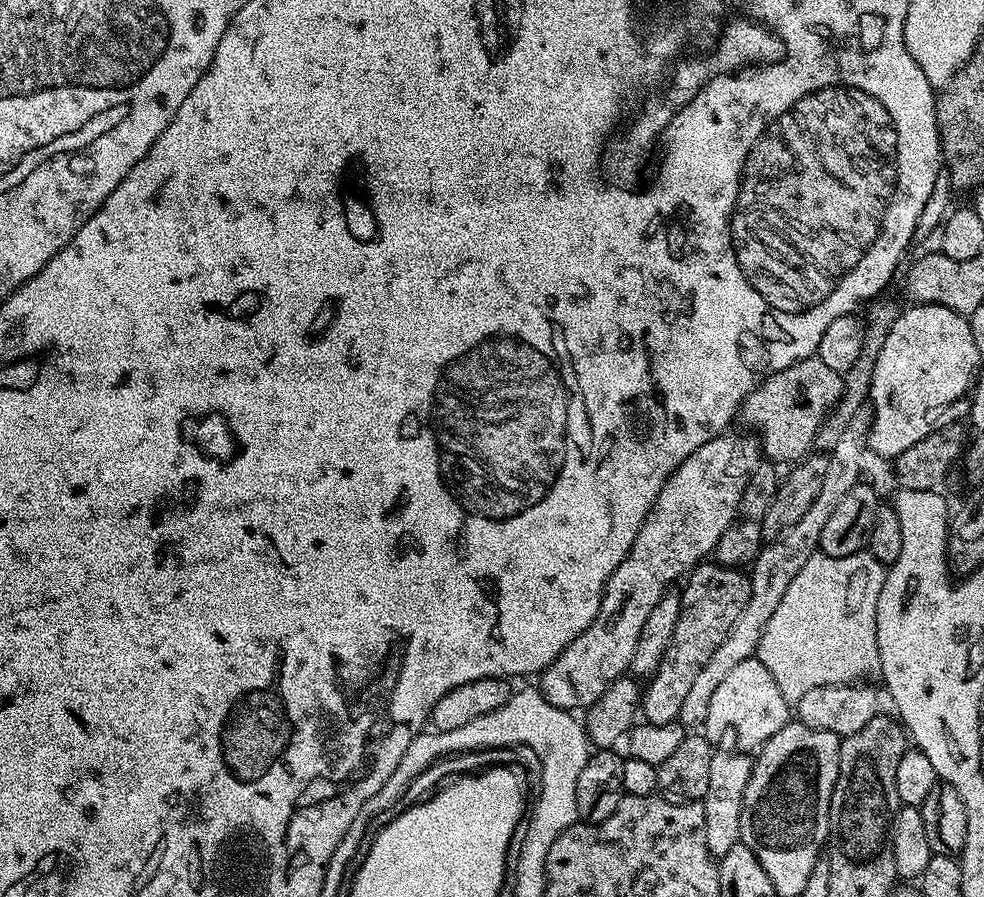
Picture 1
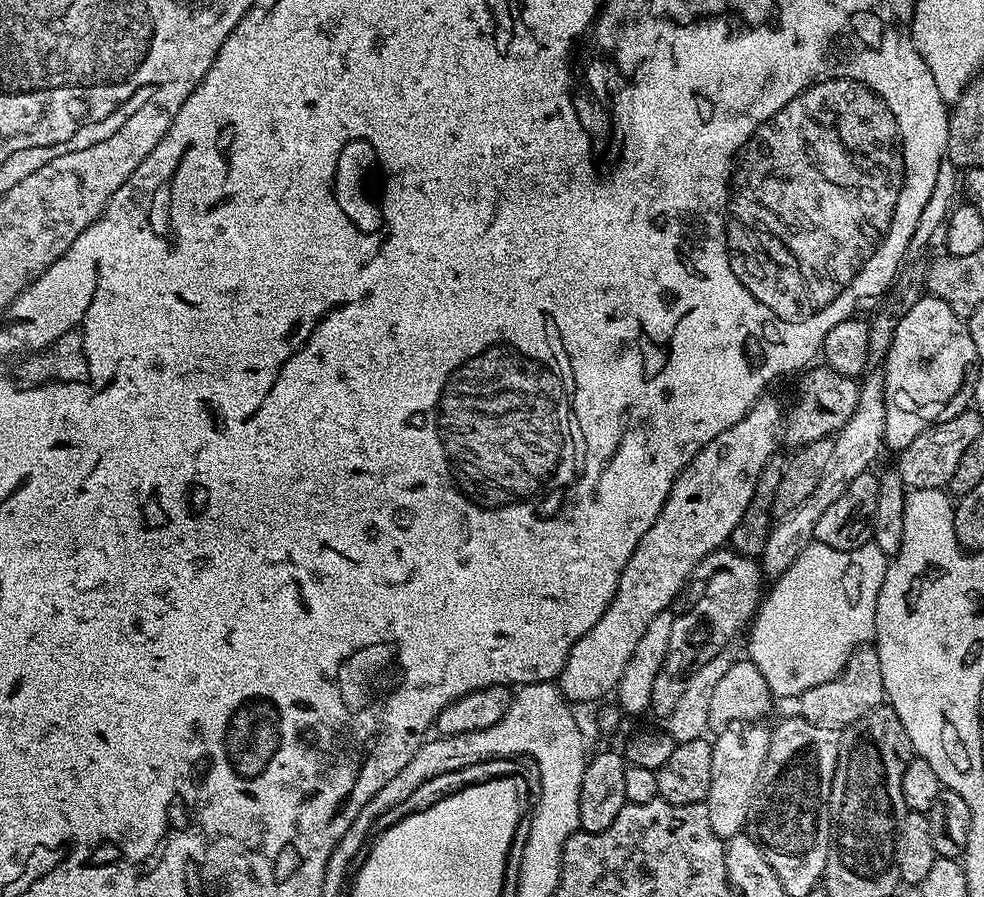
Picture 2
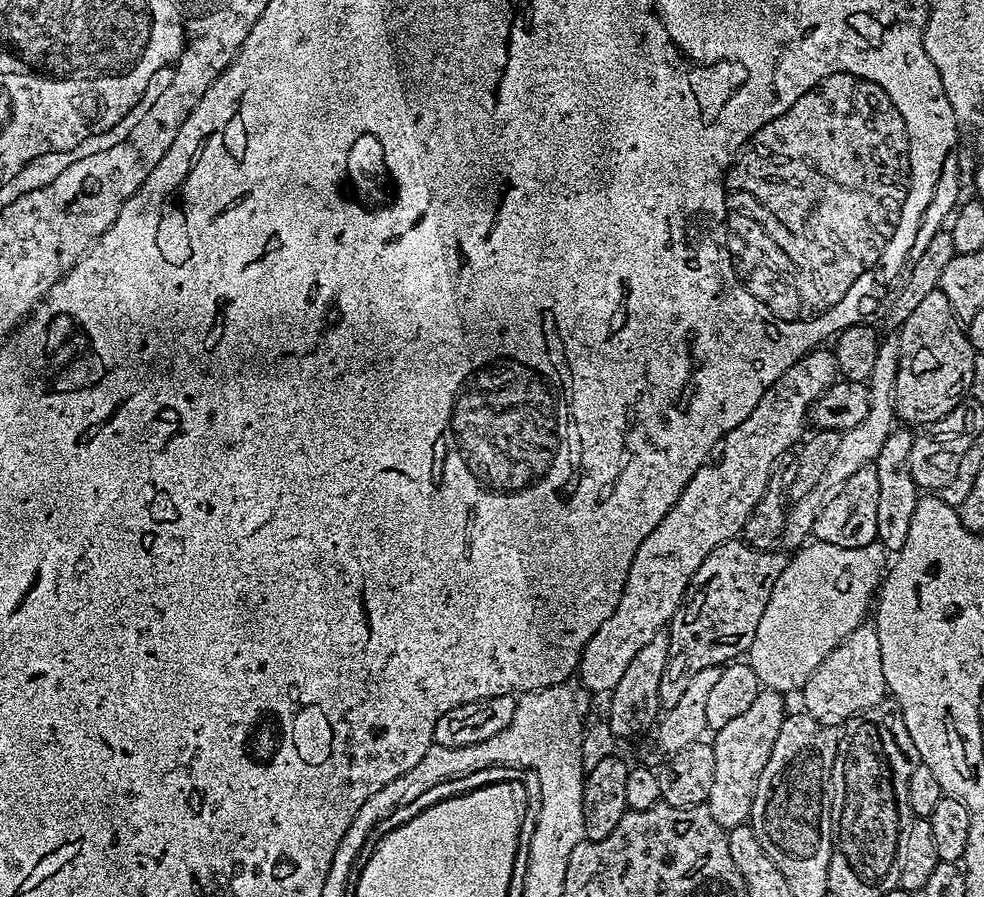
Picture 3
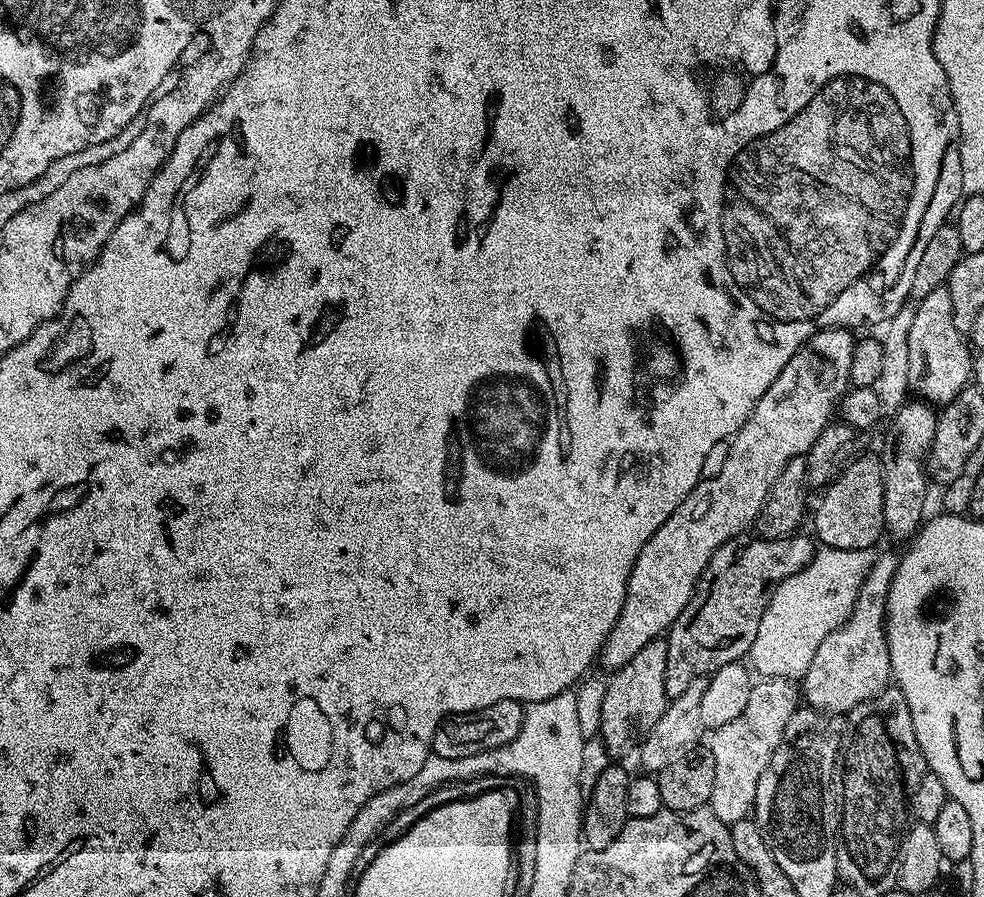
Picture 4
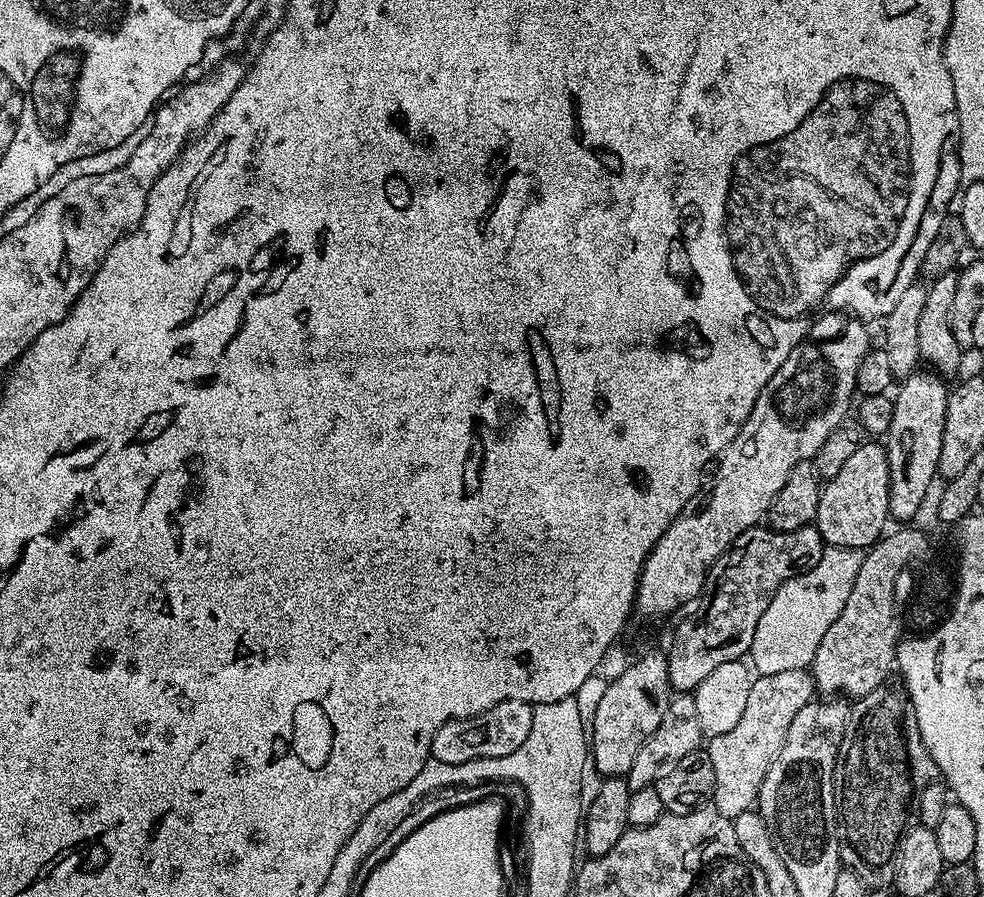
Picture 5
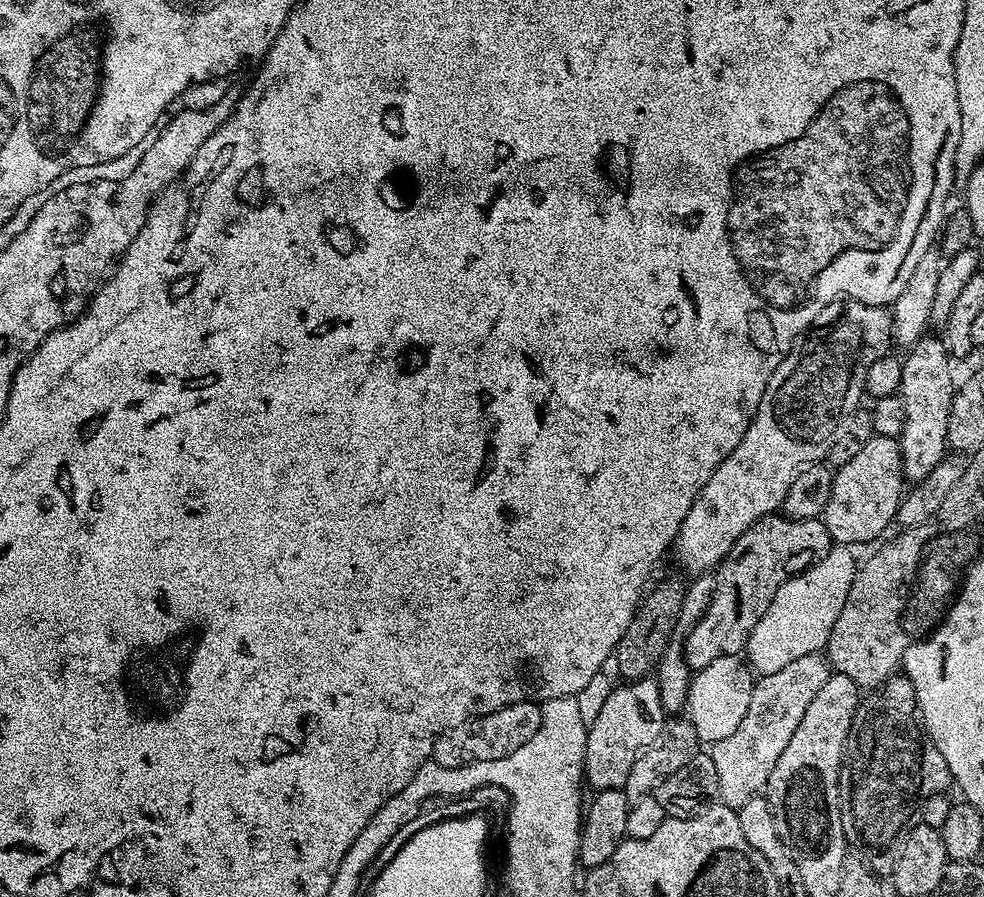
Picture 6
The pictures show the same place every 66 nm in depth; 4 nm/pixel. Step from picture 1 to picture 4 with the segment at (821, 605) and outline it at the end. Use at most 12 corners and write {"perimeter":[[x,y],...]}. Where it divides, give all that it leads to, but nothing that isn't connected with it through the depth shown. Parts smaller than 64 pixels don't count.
{"perimeter":[[821,547],[774,590],[751,667],[803,678],[847,622],[872,548]]}

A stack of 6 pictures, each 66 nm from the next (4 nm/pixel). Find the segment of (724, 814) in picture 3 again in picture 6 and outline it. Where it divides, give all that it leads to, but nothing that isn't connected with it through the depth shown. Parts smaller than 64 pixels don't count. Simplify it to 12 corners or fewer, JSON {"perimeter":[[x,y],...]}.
{"perimeter":[[811,652],[753,683],[746,718],[710,748],[719,803],[767,789],[829,674]]}

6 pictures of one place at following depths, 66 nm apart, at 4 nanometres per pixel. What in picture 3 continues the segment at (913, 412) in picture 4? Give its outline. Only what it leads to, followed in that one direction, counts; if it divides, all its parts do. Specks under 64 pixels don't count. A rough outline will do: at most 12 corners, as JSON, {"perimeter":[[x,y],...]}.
{"perimeter":[[893,429],[874,462],[876,538],[889,554],[906,546],[922,492],[910,474],[915,437]]}

